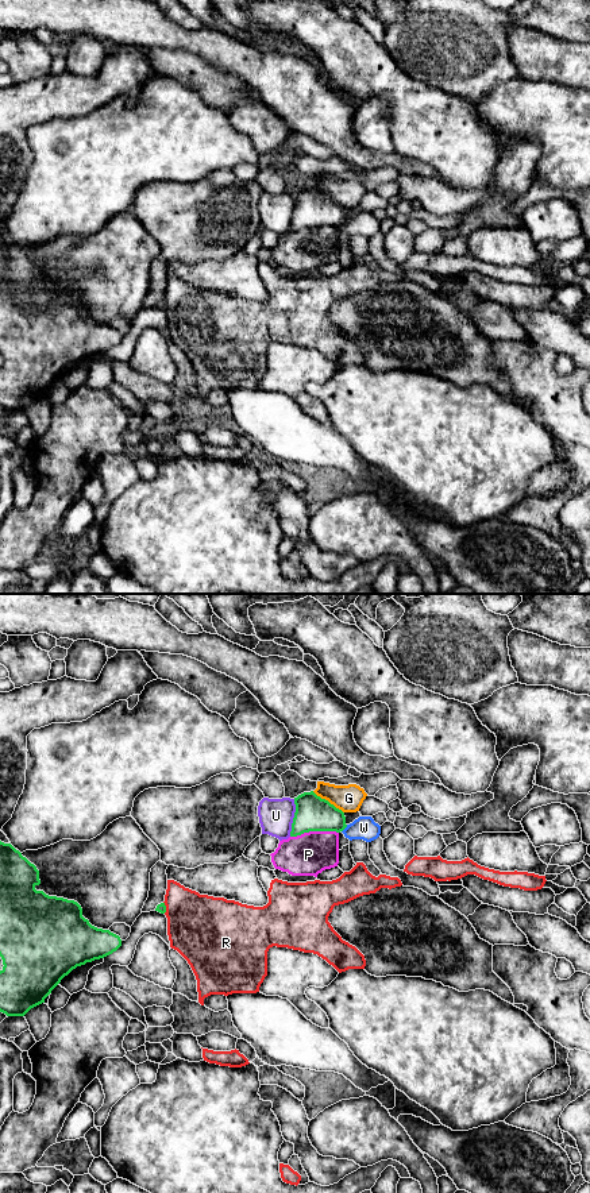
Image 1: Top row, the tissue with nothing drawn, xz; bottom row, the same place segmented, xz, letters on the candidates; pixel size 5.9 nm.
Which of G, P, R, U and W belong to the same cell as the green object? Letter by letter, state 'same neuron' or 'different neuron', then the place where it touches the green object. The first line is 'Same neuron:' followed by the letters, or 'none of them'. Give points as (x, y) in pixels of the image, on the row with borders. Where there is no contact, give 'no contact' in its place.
Same neuron: none of them
G: different neuron | xz (327, 800)
P: different neuron | xz (313, 830)
R: different neuron | xz (165, 907)
U: different neuron | xz (293, 818)
W: different neuron | xz (344, 827)

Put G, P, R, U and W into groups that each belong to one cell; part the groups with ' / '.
G / P / R / U / W

